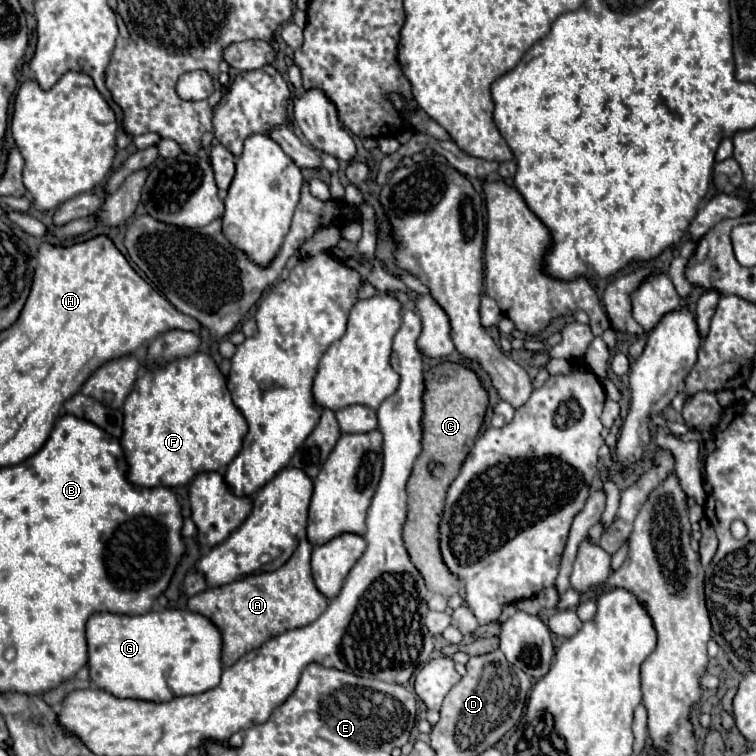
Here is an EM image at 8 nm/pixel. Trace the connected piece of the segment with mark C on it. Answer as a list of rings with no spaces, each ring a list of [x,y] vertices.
[[[440,362],[438,366],[434,366],[432,370],[426,372],[426,392],[424,392],[424,448],[420,454],[420,460],[424,462],[416,462],[412,476],[408,480],[408,520],[404,524],[404,544],[408,548],[408,554],[412,558],[412,562],[416,564],[416,568],[420,570],[420,574],[424,576],[428,590],[432,592],[440,592],[444,596],[452,596],[460,590],[460,578],[456,574],[452,574],[448,570],[448,566],[442,560],[440,554],[440,520],[442,520],[442,512],[444,512],[444,502],[446,502],[446,492],[452,484],[452,480],[456,478],[456,474],[460,472],[466,456],[470,454],[480,426],[484,422],[484,414],[488,408],[488,392],[482,386],[478,374],[470,368],[466,368],[464,364],[458,362]]]

